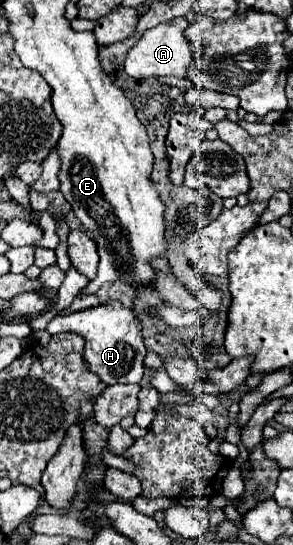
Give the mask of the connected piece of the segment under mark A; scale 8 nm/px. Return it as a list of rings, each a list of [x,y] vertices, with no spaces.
[[[177,17],[147,29],[125,57],[125,63],[123,63],[125,75],[129,75],[131,79],[147,79],[147,77],[161,77],[161,75],[185,77],[187,67],[191,67],[191,55],[193,55],[191,43],[183,39],[183,31],[187,29],[187,25],[189,23],[185,17]]]

